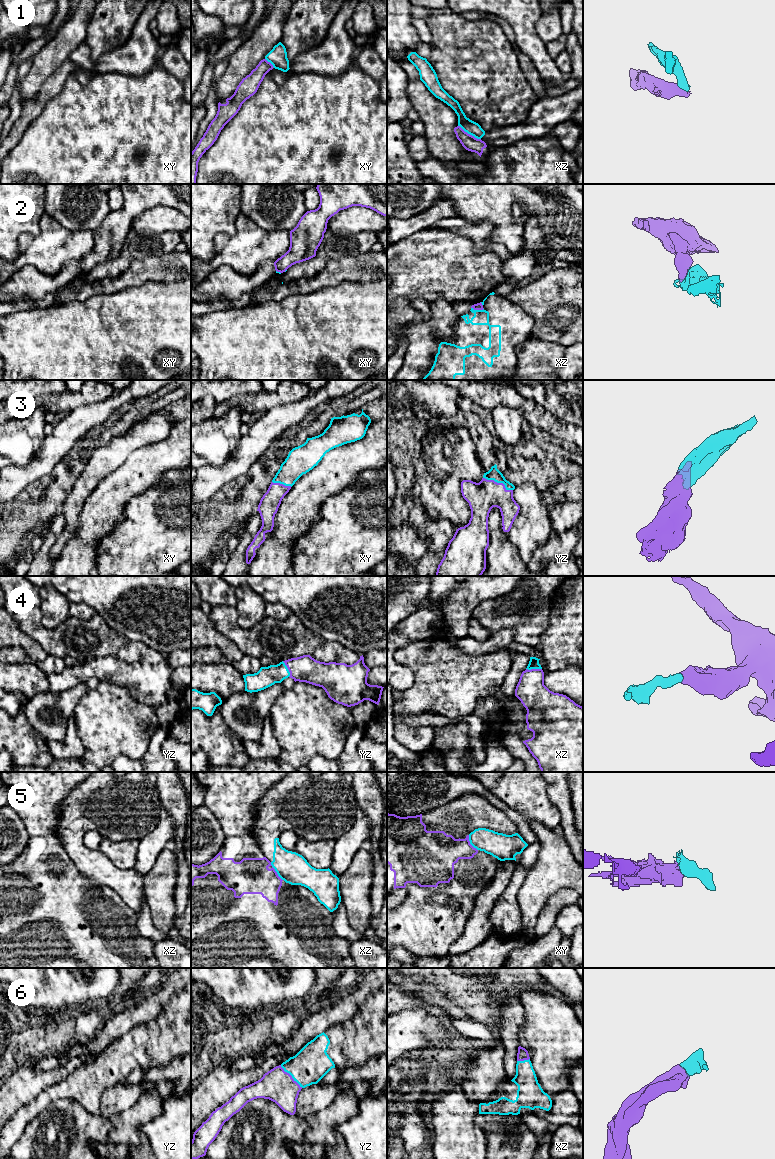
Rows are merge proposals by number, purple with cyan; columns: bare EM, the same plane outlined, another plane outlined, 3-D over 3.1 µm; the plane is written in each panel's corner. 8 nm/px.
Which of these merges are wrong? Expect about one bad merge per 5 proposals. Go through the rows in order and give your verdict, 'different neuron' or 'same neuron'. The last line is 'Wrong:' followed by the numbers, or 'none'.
1: different neuron
2: different neuron
3: same neuron
4: same neuron
5: different neuron
6: same neuron
Wrong: 1, 2, 5

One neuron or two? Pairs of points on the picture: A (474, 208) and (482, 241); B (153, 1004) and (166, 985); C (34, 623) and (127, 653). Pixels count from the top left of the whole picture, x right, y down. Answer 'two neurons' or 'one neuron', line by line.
A: two neurons
B: one neuron
C: one neuron

